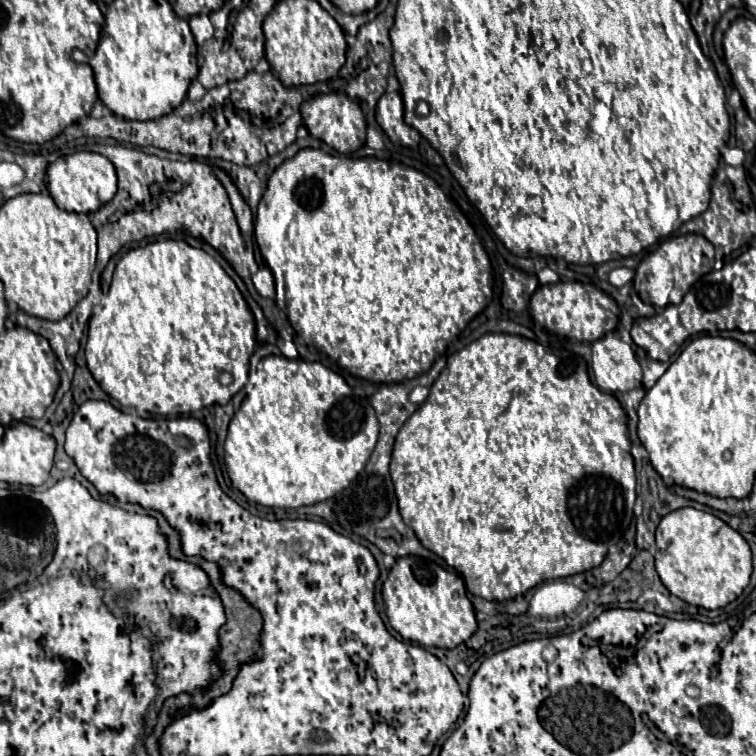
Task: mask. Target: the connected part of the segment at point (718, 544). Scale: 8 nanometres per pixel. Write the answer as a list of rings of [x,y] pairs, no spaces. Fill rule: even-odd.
[[[679,508],[661,518],[657,526],[655,568],[671,594],[687,604],[707,610],[733,602],[751,576],[751,550],[743,536],[721,518],[695,508]]]

